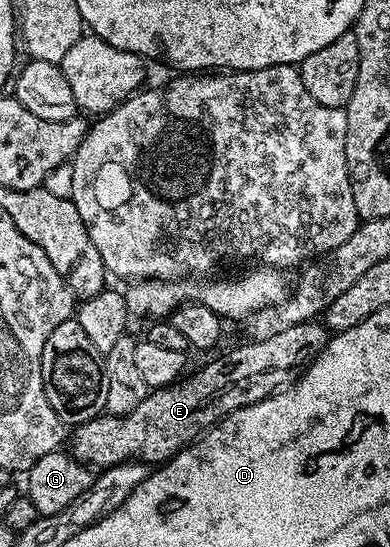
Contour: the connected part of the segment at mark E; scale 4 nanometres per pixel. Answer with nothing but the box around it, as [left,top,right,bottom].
[72,320,328,468]

